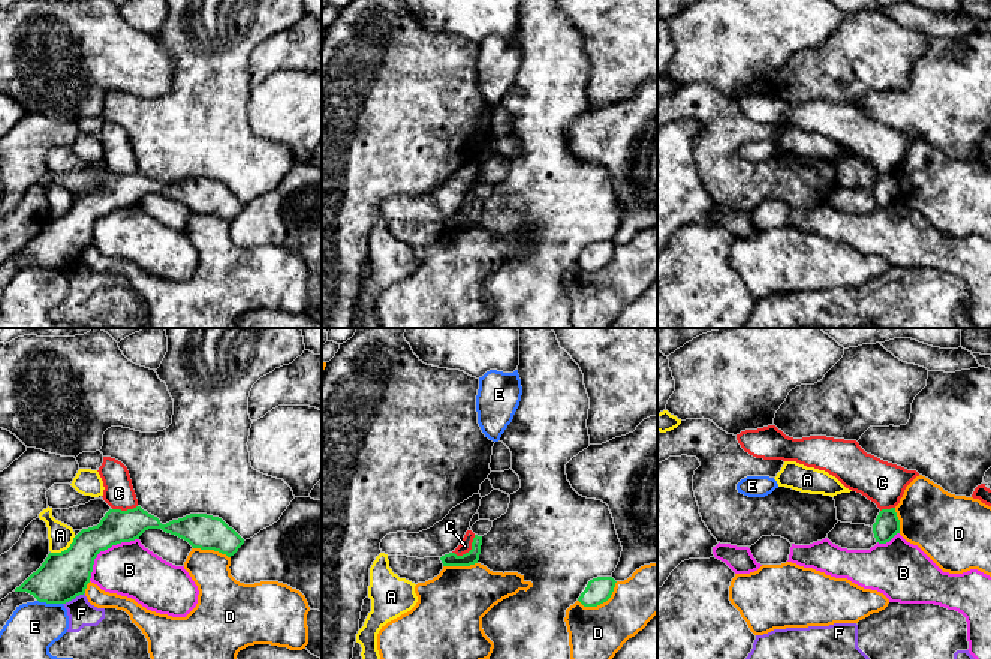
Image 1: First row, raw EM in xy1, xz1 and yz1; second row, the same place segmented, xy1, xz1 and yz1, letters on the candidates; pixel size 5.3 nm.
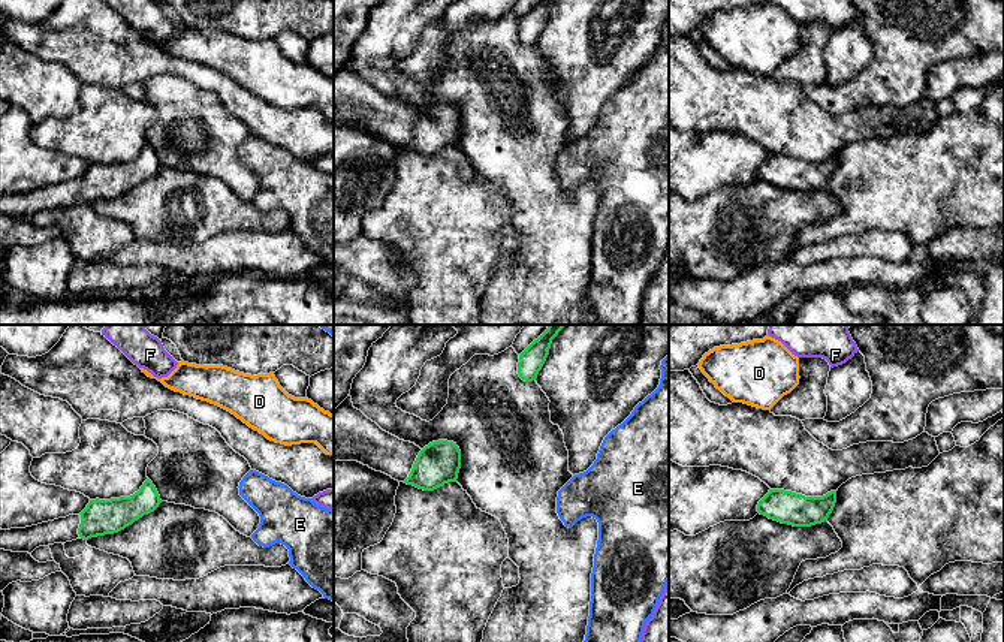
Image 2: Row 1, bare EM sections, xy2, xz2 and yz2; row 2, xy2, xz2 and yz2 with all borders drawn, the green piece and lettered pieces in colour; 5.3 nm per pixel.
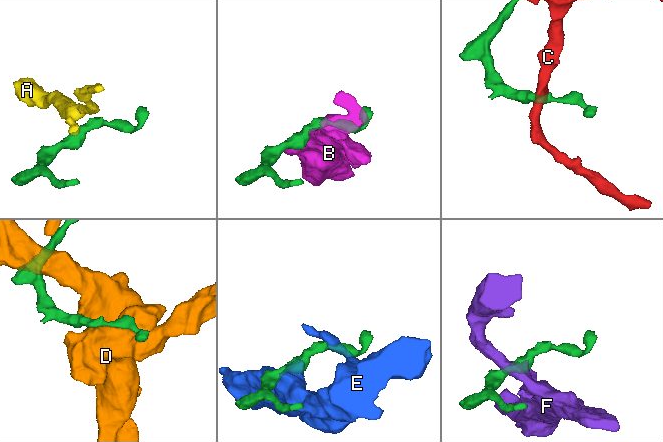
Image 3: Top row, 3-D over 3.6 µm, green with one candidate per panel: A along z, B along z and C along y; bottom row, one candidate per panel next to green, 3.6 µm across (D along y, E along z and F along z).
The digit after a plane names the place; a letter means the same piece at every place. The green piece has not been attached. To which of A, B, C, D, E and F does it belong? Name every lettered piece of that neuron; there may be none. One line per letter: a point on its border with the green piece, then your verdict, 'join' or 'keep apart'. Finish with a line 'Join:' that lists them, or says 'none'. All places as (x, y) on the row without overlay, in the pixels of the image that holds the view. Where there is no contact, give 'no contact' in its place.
A: xy1 (65, 214) | keep apart
B: xy1 (105, 213) | keep apart
C: xz1 (469, 216) | keep apart
D: xz1 (601, 267) | keep apart
E: xy1 (50, 267) | keep apart
F: xy1 (74, 262) | keep apart
Join: none

